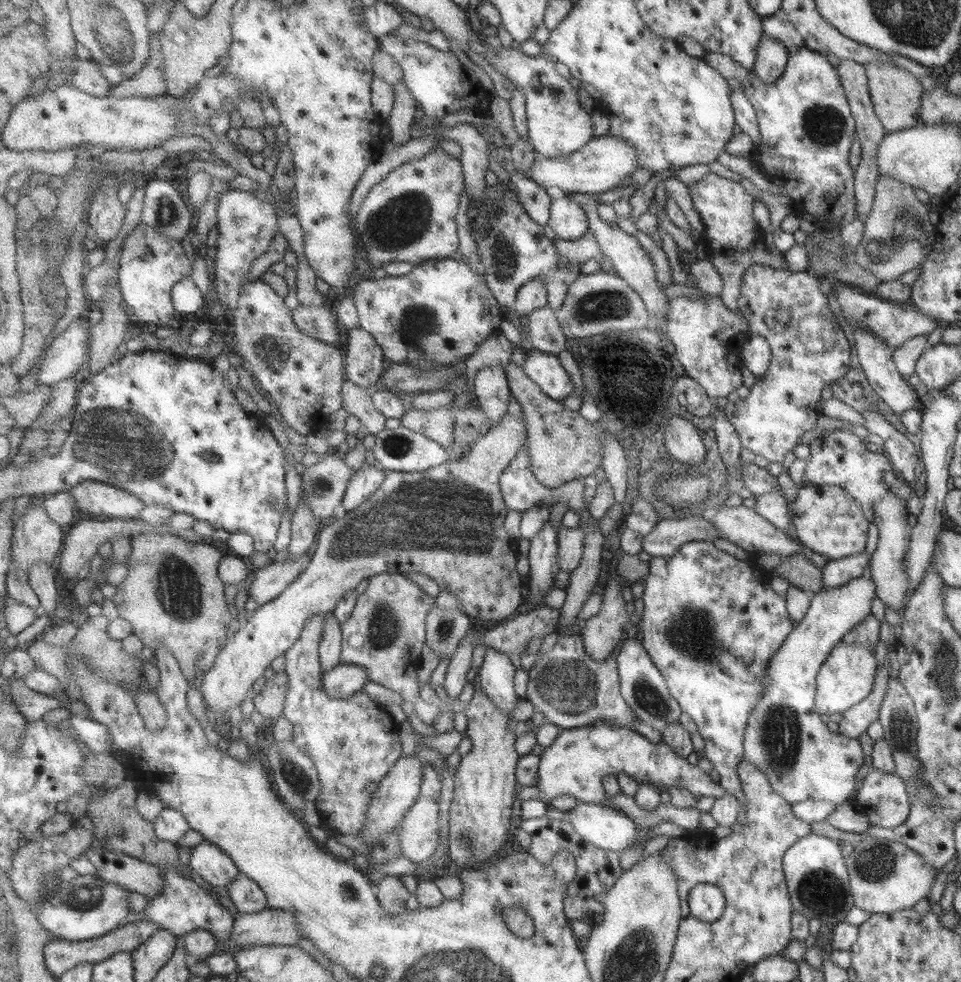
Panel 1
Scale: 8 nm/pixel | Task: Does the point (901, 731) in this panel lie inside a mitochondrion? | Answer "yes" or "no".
yes

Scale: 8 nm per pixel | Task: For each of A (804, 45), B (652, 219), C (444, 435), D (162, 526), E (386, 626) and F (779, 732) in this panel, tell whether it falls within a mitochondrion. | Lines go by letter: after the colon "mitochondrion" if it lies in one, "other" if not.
A: other
B: other
C: other
D: other
E: mitochondrion
F: mitochondrion

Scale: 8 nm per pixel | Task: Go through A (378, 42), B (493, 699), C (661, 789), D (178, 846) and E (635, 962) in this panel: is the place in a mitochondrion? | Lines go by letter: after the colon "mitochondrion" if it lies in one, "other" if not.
A: other
B: other
C: other
D: other
E: mitochondrion

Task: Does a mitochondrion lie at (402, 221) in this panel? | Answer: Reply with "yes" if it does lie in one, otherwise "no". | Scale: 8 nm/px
yes

